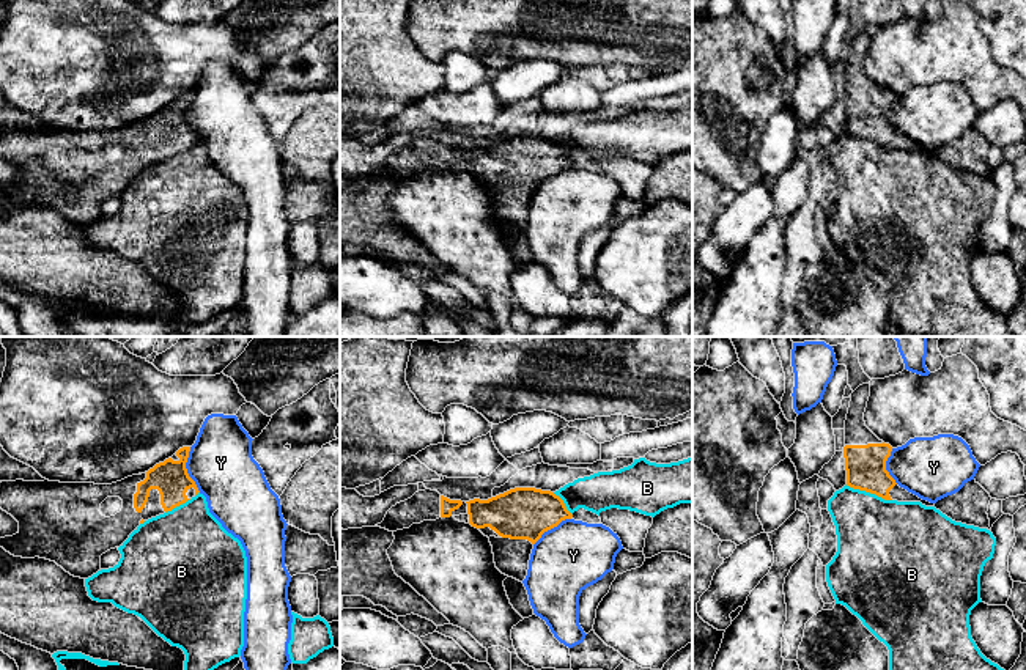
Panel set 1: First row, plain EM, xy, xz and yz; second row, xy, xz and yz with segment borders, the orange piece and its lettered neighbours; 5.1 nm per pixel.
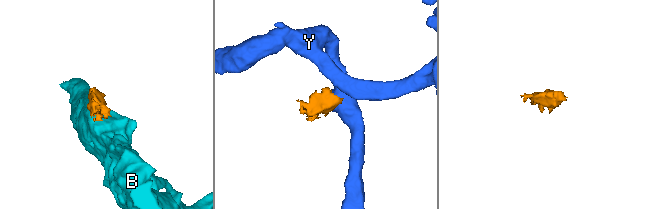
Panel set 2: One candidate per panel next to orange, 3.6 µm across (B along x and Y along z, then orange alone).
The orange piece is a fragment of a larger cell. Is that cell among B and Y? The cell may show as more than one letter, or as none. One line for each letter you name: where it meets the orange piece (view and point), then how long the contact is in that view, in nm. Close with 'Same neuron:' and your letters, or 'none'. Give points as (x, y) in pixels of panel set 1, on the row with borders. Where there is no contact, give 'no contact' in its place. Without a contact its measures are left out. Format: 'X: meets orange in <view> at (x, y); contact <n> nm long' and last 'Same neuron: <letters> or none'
Same neuron: none

